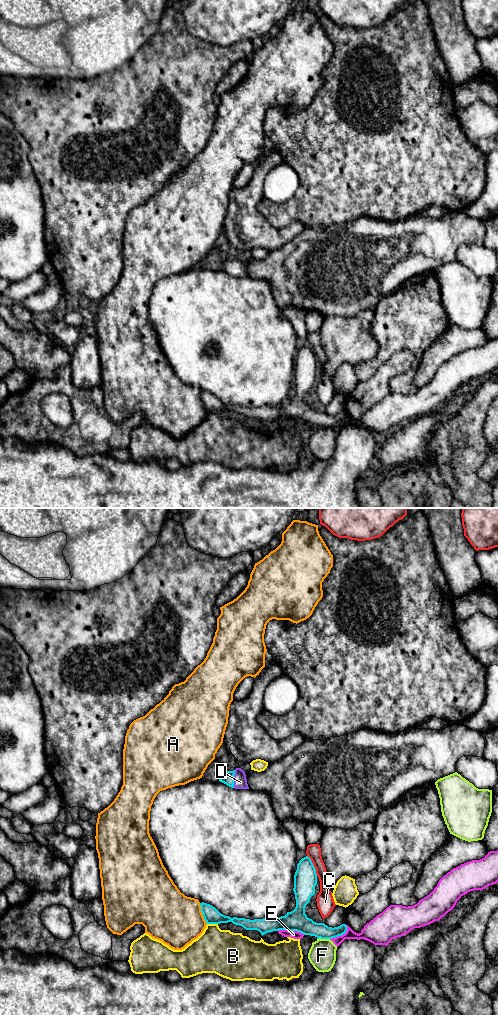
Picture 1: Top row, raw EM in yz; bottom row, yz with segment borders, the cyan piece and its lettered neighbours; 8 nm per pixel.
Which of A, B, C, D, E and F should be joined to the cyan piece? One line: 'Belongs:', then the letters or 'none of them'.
Belongs: D

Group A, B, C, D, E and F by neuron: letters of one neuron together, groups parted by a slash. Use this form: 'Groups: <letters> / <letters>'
Groups: A / B / C / D / E / F

